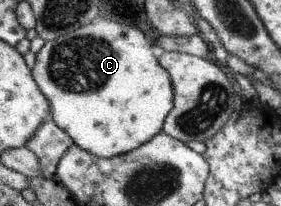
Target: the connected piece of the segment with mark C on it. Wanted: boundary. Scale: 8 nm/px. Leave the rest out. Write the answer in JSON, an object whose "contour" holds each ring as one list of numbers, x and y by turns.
{"contour":[[101,17,99,23,46,41,36,53,32,76,49,102,54,124,81,149,112,158,153,139,173,107,172,83,159,65,158,55,149,36,139,28]]}

